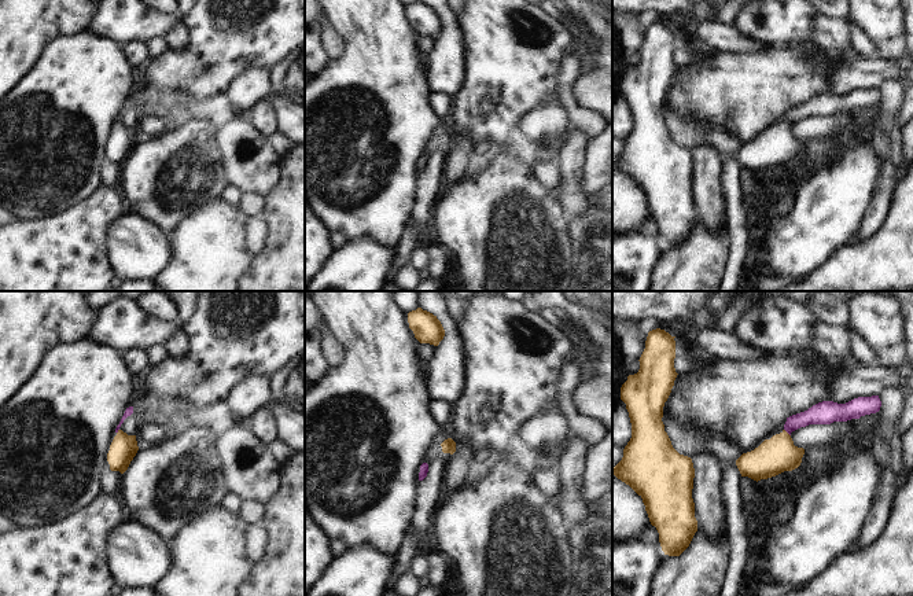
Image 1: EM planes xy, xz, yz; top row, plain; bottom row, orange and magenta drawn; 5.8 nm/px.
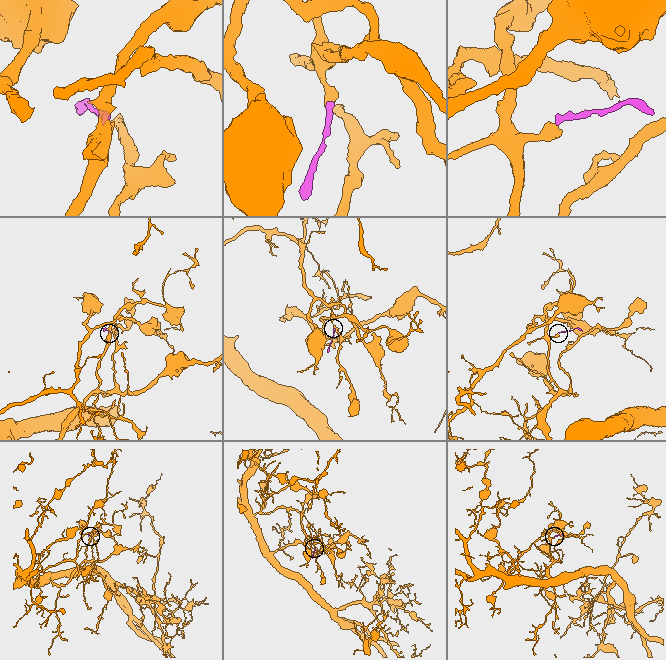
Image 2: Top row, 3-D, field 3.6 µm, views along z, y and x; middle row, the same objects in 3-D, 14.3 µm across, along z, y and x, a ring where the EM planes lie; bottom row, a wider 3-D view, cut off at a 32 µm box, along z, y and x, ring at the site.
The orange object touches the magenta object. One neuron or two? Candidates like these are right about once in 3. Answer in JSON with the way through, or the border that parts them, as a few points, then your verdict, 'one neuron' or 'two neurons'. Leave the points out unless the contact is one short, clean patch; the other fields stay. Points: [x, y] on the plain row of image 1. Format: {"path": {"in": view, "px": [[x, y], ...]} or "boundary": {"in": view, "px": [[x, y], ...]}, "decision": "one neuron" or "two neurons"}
{"path": {"in": "yz", "px": [[773, 148], [780, 142], [787, 125], [798, 113], [824, 105]]}, "decision": "one neuron"}

